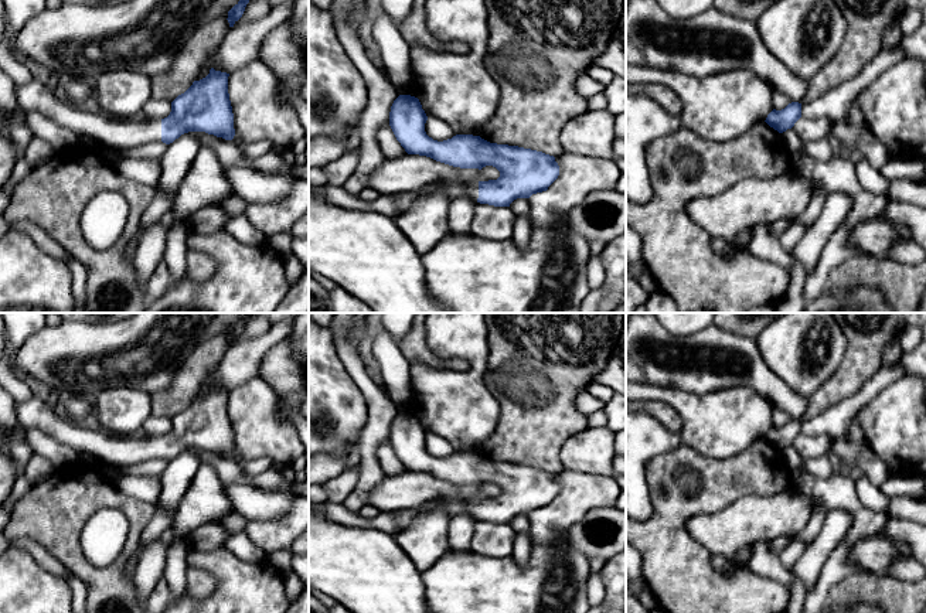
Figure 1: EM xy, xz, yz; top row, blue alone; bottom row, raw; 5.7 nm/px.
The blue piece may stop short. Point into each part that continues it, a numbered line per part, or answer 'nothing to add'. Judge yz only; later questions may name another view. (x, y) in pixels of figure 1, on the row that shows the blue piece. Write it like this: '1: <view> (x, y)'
1: yz (807, 129)

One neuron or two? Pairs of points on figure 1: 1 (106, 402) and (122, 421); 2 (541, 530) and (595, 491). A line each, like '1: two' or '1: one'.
1: one
2: one

